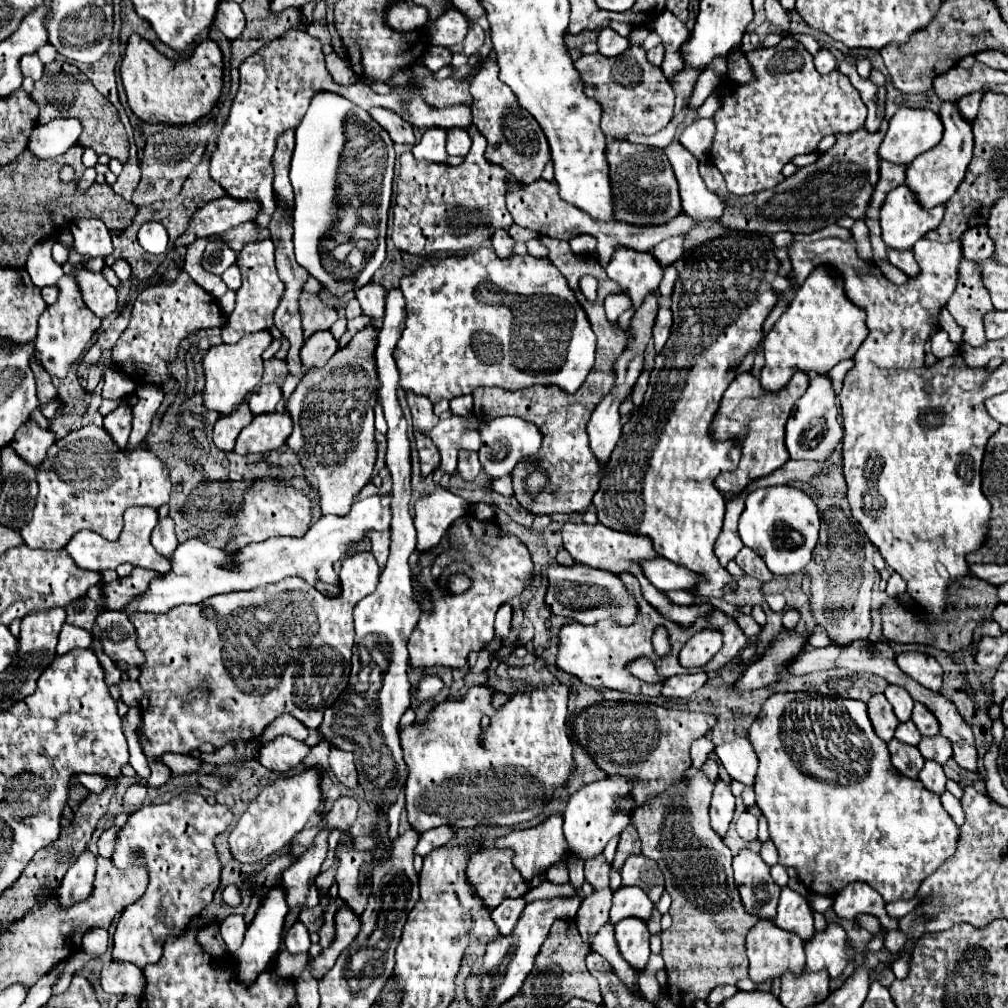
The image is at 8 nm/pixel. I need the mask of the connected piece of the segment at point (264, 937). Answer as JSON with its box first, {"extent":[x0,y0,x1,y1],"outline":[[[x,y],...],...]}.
{"extent":[235,885,289,985],"outline":[[[275,885],[273,889],[267,891],[261,907],[257,909],[247,933],[245,933],[245,941],[239,947],[239,951],[235,953],[235,965],[237,965],[237,977],[241,983],[251,985],[257,975],[261,971],[265,971],[273,959],[277,957],[279,951],[279,943],[281,943],[281,933],[283,933],[283,925],[285,925],[285,915],[289,913],[287,901],[285,901],[285,887],[283,885]]]}

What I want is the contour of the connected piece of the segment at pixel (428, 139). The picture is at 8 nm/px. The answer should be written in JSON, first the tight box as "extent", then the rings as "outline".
{"extent":[411,129,447,163],"outline":[[[429,129],[421,137],[417,145],[413,145],[411,153],[419,161],[431,161],[431,163],[447,163],[447,151],[445,151],[445,139],[447,133],[445,129]]]}

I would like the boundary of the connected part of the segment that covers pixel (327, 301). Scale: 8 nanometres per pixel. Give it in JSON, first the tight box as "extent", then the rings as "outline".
{"extent":[291,93,394,309],"outline":[[[317,93],[317,97],[313,97],[301,125],[295,131],[295,151],[293,151],[293,161],[291,161],[291,185],[293,185],[293,193],[295,193],[295,211],[293,211],[293,243],[295,243],[295,259],[297,263],[309,271],[311,277],[315,277],[321,283],[321,291],[319,291],[319,299],[325,307],[331,309],[339,309],[337,299],[343,297],[347,291],[359,289],[363,285],[367,285],[373,277],[373,273],[381,267],[381,263],[385,261],[385,229],[387,229],[387,211],[391,205],[393,196],[392,186],[394,179],[393,167],[385,167],[383,169],[383,181],[381,181],[381,195],[379,195],[379,203],[377,203],[377,217],[379,217],[379,237],[377,237],[377,247],[369,259],[369,265],[365,265],[365,269],[359,273],[359,283],[337,283],[337,279],[333,279],[333,275],[329,275],[325,271],[325,267],[321,265],[321,239],[329,237],[329,233],[333,231],[333,225],[339,219],[339,203],[337,203],[337,169],[339,169],[339,161],[341,161],[341,153],[343,153],[343,145],[345,145],[345,121],[353,119],[355,123],[367,125],[377,133],[383,133],[381,127],[369,117],[367,111],[363,111],[361,107],[353,105],[351,101],[347,101],[341,95],[333,95],[333,93]]]}

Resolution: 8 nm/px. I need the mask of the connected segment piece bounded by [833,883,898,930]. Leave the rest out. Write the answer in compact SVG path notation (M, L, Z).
M861 883L847 885L845 891L841 891L835 897L833 911L839 919L855 919L861 913L875 915L887 930L898 929L898 921L891 919L885 911L885 901L881 901L881 895L869 885L861 885Z

